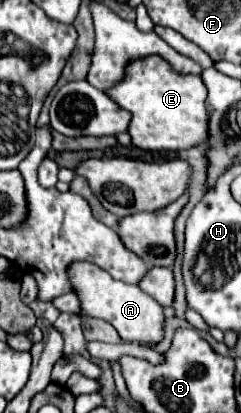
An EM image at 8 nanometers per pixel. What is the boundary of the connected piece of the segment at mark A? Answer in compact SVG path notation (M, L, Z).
M76 263L70 269L70 283L82 301L84 313L112 323L122 341L158 345L164 339L164 307L146 295L138 285L114 281L104 269L92 263Z

